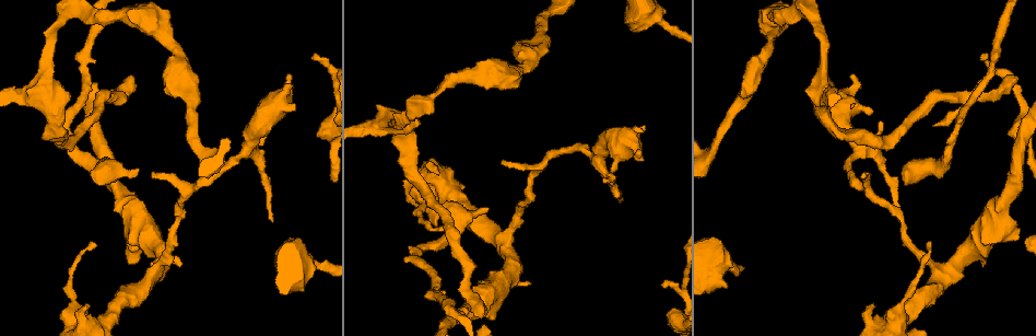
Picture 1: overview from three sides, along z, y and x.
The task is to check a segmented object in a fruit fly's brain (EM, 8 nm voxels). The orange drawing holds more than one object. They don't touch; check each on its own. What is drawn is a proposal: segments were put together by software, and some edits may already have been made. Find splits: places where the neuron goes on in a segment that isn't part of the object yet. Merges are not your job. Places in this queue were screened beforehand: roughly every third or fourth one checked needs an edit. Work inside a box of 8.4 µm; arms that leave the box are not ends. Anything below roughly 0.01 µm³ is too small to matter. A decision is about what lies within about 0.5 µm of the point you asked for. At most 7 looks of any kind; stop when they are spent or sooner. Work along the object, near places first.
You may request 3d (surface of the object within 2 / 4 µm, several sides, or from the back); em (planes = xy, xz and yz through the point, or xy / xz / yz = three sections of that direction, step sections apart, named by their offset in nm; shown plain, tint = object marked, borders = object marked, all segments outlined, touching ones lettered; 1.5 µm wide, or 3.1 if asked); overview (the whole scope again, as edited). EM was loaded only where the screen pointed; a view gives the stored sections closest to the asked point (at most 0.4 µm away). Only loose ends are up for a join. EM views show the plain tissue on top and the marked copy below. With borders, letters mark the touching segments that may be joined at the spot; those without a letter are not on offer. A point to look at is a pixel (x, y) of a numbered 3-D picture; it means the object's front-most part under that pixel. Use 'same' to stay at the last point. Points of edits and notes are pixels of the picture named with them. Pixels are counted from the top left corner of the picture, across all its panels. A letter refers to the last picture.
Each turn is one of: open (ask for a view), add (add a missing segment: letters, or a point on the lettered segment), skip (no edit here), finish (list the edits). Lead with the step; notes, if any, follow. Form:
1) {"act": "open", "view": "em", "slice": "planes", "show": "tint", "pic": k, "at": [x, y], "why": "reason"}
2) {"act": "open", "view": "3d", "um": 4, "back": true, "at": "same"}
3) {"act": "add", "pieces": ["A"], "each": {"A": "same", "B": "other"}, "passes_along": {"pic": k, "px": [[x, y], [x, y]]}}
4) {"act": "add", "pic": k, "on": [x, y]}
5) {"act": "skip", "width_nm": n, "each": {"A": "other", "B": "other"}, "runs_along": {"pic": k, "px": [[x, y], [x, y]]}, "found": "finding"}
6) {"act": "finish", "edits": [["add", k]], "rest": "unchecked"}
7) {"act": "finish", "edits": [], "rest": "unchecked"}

{"act": "open", "view": "em", "slice": "planes", "show": "borders", "pic": 1, "at": [273, 221], "why": "thin end"}

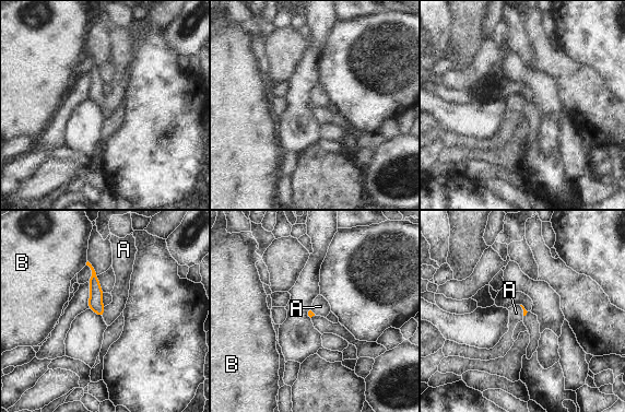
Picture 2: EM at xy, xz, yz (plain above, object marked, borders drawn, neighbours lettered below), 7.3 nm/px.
{"act": "skip", "longest_contact_nm": ["A", 90], "each": {"A": "other", "B": "other"}, "border": {"pic": 2, "px": [[105, 306], [102, 317]]}, "found": "none of them fits"}

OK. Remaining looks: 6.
{"act": "open", "view": "em", "slice": "xz", "step": 4, "show": "tint", "pic": 1, "at": [488, 208]}

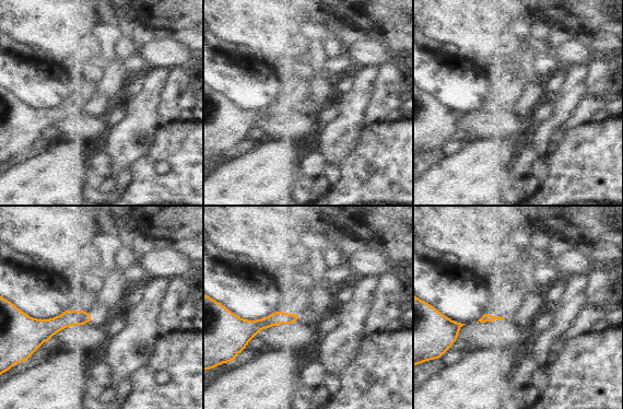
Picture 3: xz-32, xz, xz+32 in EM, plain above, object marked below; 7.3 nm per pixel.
{"act": "open", "view": "em", "slice": "planes", "show": "borders", "at": "same", "why": "another direction"}

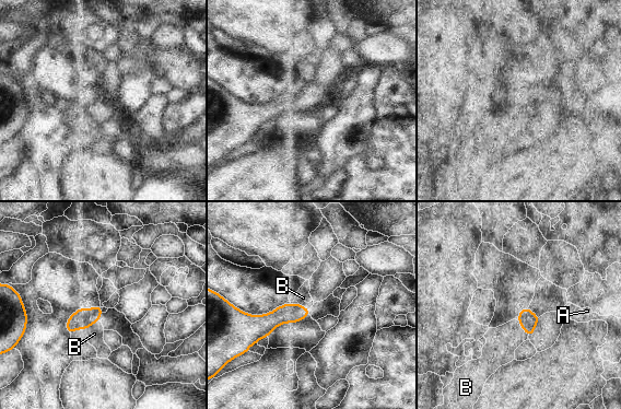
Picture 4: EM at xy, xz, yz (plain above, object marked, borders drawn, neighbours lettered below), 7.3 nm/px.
{"act": "add", "pic": 4, "on": [94, 334], "width_nm": 110, "each": {"A": "other", "B": "same"}, "found": "it goes on there"}

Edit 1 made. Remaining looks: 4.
{"act": "open", "view": "3d", "um": 4, "pic": 1, "at": [131, 78], "why": "long arm stops here"}

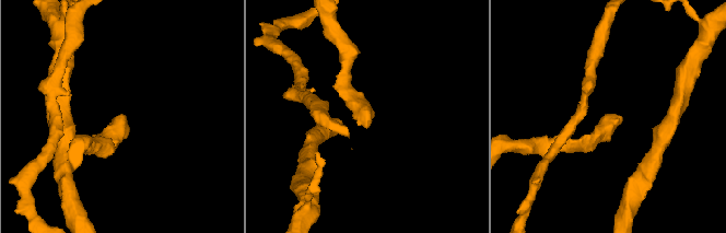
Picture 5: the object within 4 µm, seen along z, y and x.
{"act": "open", "view": "em", "slice": "planes", "show": "borders", "pic": 5, "at": [367, 127], "why": "now the EM"}

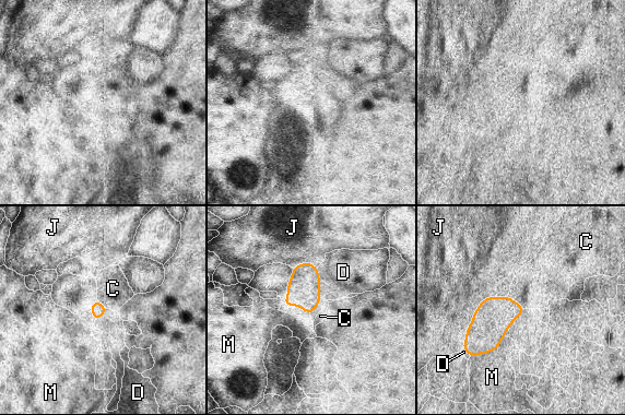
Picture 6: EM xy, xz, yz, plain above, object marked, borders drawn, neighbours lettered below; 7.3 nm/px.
{"act": "add", "pic": 6, "on": [540, 282], "each": {"C": "same", "D": "other", "J": "other", "M": "other"}, "passes_along": {"pic": 6, "px": [[494, 316], [515, 301], [540, 282]]}, "found": "the neuron continues"}

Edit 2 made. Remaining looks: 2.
{"act": "finish", "edits": [["add", 4], ["add", 6]], "rest": "unchecked"}

